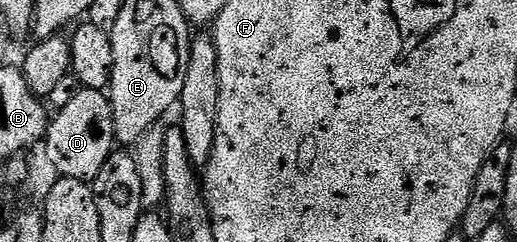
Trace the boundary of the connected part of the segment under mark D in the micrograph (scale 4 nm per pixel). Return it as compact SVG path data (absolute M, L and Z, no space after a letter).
M83 87L76 97L56 111L49 120L44 148L46 159L58 170L64 179L85 179L92 181L100 173L104 161L116 149L114 137L114 110L106 91Z

